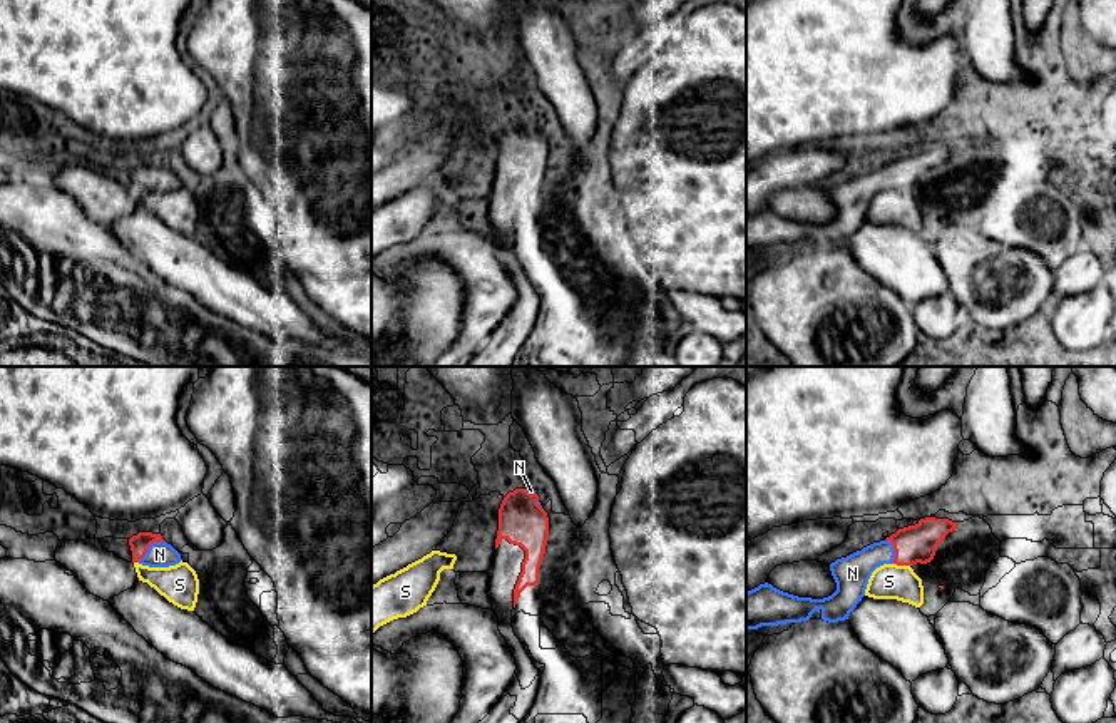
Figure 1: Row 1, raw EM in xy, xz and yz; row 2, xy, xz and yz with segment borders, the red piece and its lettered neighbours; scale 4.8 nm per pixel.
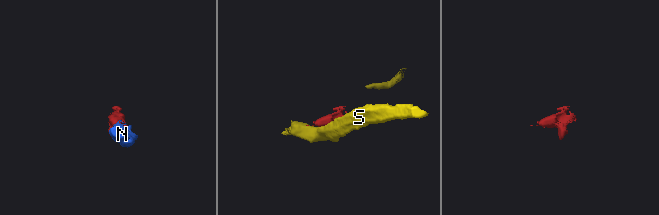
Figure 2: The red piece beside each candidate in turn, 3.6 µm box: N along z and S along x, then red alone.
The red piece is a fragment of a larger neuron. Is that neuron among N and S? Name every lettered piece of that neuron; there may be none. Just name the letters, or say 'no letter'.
N

